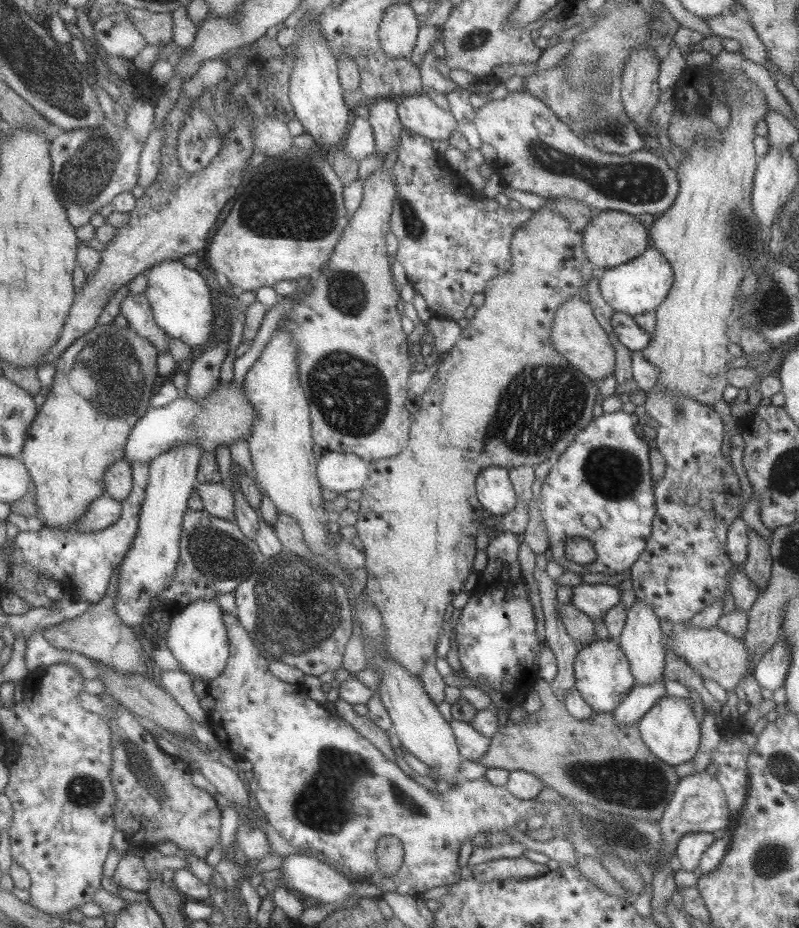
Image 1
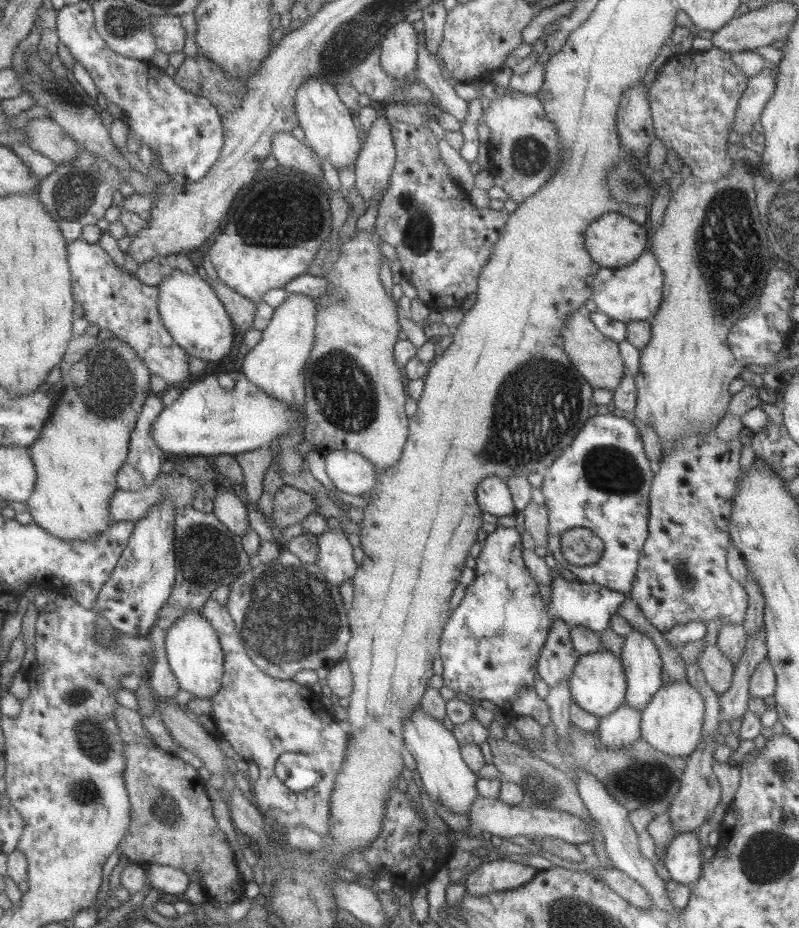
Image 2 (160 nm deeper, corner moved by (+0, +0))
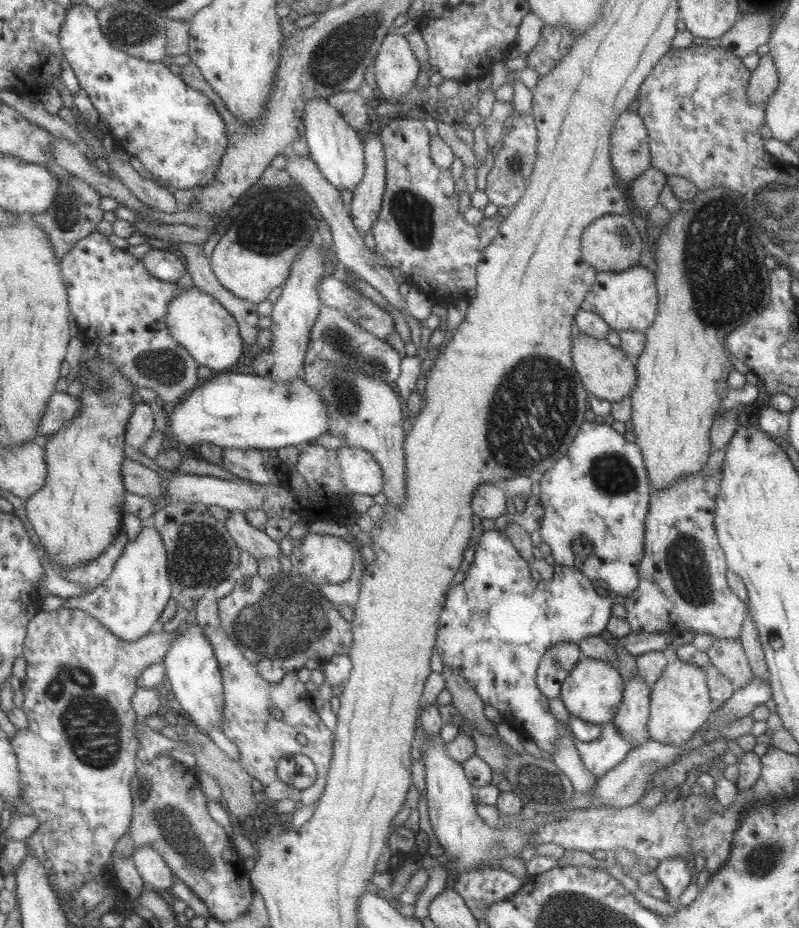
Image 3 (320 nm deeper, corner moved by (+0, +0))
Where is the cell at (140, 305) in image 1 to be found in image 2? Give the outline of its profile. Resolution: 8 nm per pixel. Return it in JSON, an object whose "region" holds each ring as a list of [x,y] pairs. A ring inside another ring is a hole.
{"region":[[[77,238],[66,246],[67,267],[70,271],[71,293],[73,301],[89,325],[97,326],[99,331],[108,330],[112,337],[125,343],[133,349],[137,358],[141,359],[149,370],[149,374],[160,376],[167,387],[182,387],[188,384],[189,368],[187,359],[189,356],[175,345],[172,337],[165,330],[157,310],[157,287],[145,286],[137,280],[136,274],[129,274],[124,268],[119,268],[115,261],[95,242],[87,243],[83,238]]]}

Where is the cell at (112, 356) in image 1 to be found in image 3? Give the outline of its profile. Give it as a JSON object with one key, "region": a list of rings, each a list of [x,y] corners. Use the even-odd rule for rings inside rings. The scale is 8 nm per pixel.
{"region":[[[97,355],[85,363],[79,362],[79,365],[80,367],[72,372],[80,378],[82,384],[81,394],[77,396],[79,411],[73,415],[69,423],[65,423],[43,443],[46,462],[45,482],[35,494],[23,501],[34,536],[38,538],[49,559],[62,568],[86,564],[98,555],[103,555],[107,546],[120,533],[126,493],[120,473],[125,458],[123,441],[129,416],[135,408],[130,395],[137,389],[127,382],[110,362]]]}

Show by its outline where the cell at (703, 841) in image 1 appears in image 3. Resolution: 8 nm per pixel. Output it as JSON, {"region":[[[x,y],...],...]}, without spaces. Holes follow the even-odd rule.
{"region":[[[664,858],[658,861],[653,873],[667,893],[666,902],[678,905],[679,896],[691,883],[687,861],[683,858]]]}

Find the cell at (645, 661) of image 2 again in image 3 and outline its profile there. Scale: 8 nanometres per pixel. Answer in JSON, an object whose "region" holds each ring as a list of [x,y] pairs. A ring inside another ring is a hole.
{"region":[[[635,675],[633,679],[624,681],[621,704],[610,720],[618,733],[633,747],[647,742],[649,735],[646,729],[649,716],[648,685]]]}

